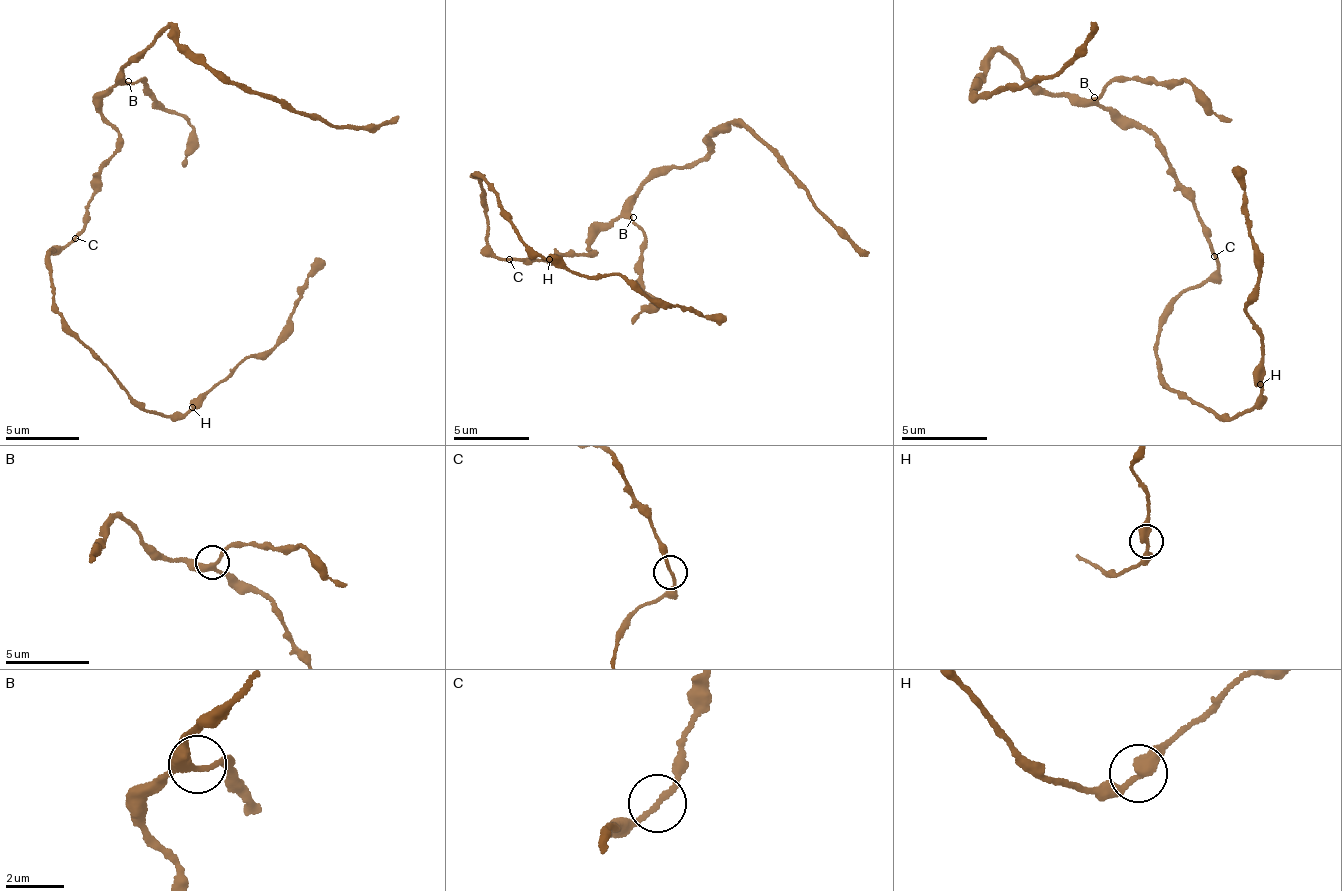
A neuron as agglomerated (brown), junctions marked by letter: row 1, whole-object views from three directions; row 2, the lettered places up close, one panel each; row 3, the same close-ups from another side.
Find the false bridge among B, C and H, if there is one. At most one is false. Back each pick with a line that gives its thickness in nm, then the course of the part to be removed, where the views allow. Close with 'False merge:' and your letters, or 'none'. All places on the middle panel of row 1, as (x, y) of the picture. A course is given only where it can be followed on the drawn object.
False merge: none

